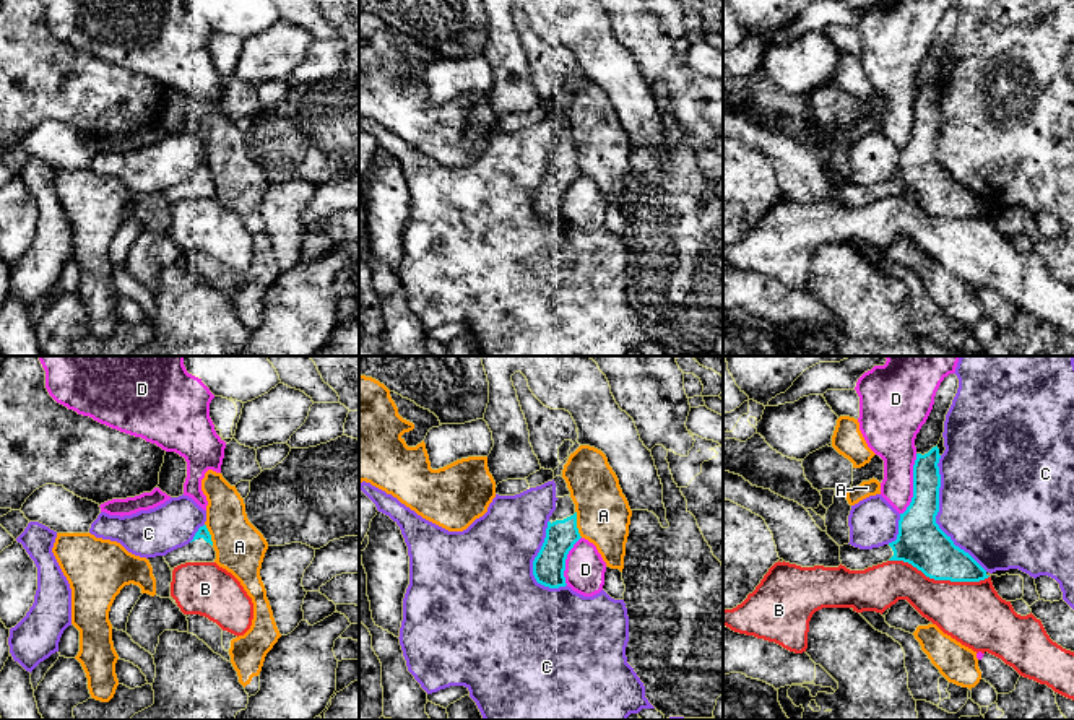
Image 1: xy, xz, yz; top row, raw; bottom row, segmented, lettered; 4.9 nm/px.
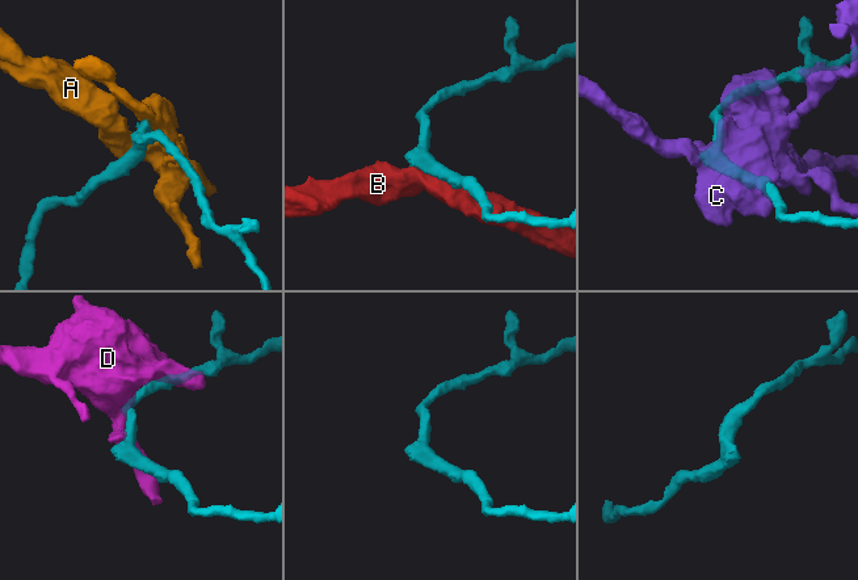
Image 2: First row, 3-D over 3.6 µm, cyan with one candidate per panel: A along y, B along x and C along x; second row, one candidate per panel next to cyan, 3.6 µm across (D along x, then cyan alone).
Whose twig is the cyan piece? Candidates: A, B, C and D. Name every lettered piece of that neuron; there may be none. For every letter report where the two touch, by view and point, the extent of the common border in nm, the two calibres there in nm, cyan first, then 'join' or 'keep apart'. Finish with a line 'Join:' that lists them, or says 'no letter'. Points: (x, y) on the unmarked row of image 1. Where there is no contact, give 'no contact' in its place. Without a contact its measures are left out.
A: xz (575, 160) | 140 nm | 160/280 nm | keep apart
B: yz (939, 215) | 500 nm | 240/320 nm | keep apart
C: yz (936, 150) | 600 nm | 240/460 nm | keep apart
D: yz (913, 121) | 320 nm | 200/220 nm | keep apart
Join: no letter

